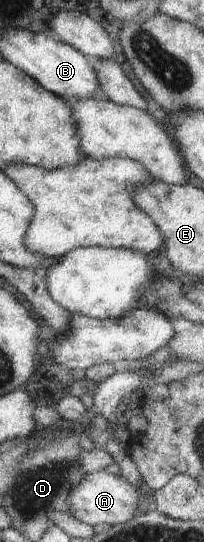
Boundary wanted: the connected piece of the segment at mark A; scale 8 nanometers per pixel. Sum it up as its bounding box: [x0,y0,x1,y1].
[67,470,139,526]

